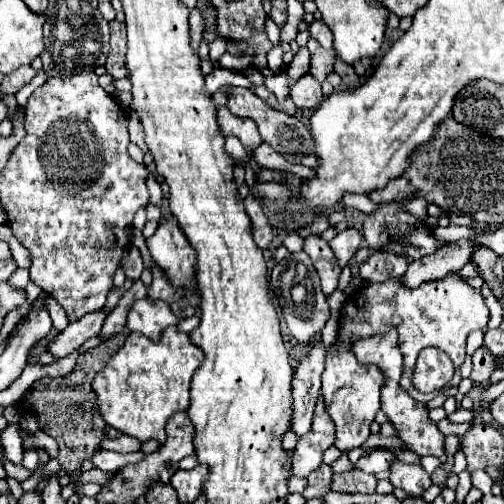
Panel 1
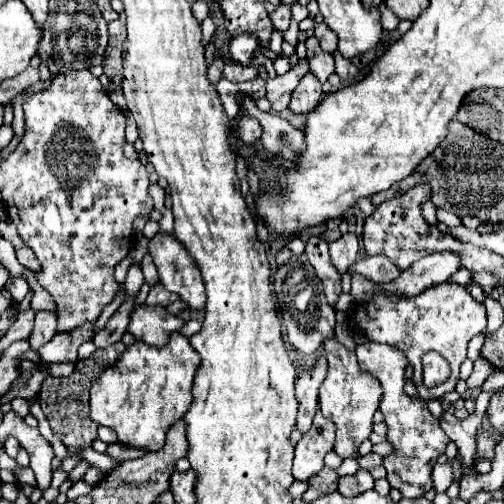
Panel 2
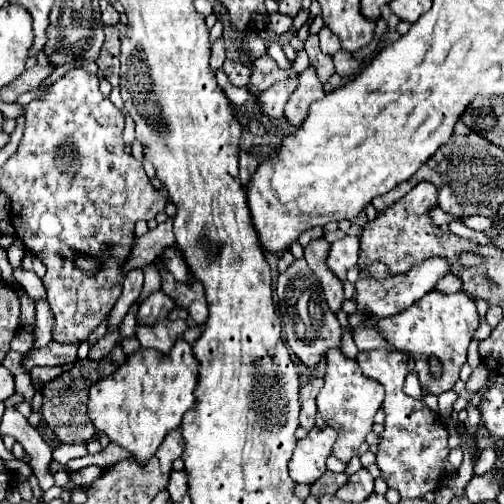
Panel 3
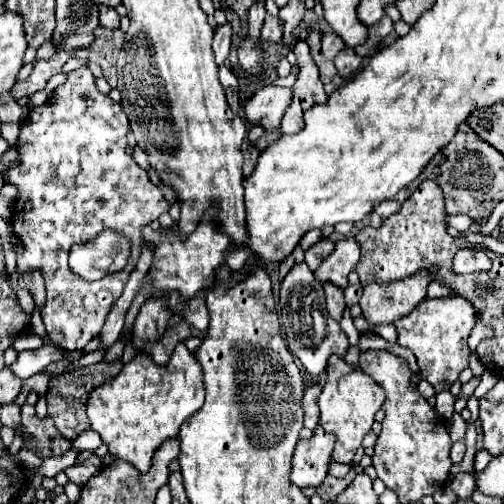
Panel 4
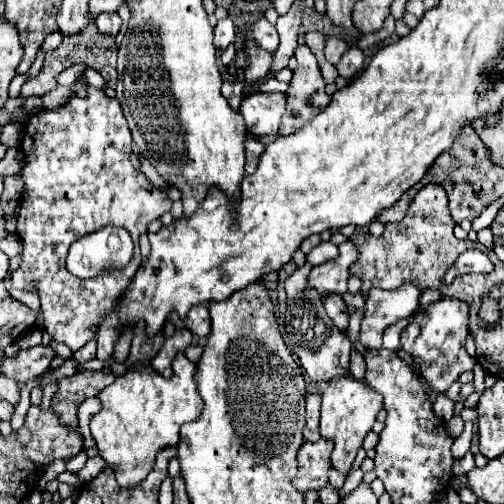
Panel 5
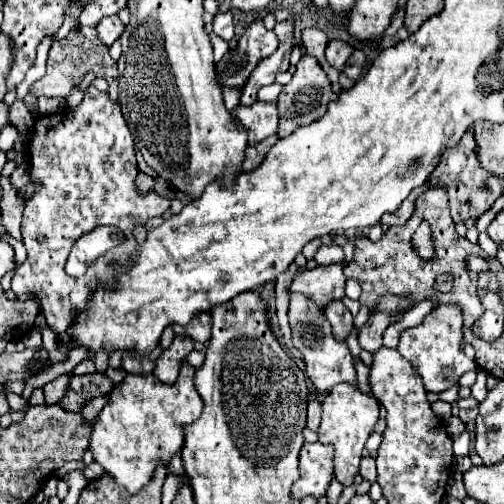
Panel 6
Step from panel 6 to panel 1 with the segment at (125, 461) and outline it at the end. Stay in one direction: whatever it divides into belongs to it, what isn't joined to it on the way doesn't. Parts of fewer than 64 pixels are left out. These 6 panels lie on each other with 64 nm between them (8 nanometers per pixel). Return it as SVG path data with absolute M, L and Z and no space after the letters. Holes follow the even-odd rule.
M176 326L166 328L160 342L146 340L132 332L126 338L126 344L108 360L104 370L100 370L92 382L96 412L106 424L126 436L140 442L158 440L162 444L166 440L164 428L170 416L180 410L188 410L190 380L202 360L202 350L190 342L188 334L180 334Z

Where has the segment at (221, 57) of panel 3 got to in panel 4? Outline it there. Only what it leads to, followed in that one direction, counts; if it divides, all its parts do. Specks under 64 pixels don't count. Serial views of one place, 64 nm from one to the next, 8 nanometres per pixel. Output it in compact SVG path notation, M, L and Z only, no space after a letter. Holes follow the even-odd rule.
M226 22L224 26L220 26L214 34L214 56L216 56L216 64L224 64L224 60L228 58L230 52L230 42L232 42L232 26L230 22Z

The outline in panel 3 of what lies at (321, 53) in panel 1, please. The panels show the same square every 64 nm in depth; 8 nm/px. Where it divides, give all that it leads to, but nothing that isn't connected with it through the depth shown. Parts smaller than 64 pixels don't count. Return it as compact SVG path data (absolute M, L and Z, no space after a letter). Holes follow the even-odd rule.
M310 34L304 44L306 44L306 52L308 52L308 58L310 58L310 64L316 68L320 82L322 84L328 82L328 78L334 74L334 62L332 62L332 58L322 54L322 50L318 46L318 36L316 34Z

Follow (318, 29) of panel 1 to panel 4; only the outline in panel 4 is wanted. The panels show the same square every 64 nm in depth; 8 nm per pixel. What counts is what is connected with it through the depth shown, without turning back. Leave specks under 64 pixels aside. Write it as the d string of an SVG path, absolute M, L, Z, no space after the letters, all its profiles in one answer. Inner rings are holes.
M324 34L322 36L322 54L328 60L334 60L340 50L344 50L344 40L338 34Z

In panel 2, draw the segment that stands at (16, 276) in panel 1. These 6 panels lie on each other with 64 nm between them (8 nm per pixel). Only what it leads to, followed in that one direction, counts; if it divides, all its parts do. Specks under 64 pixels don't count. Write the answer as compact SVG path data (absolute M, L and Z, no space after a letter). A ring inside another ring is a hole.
M10 277L6 282L5 288L9 291L16 303L21 303L29 292L29 286L26 280L18 277Z

